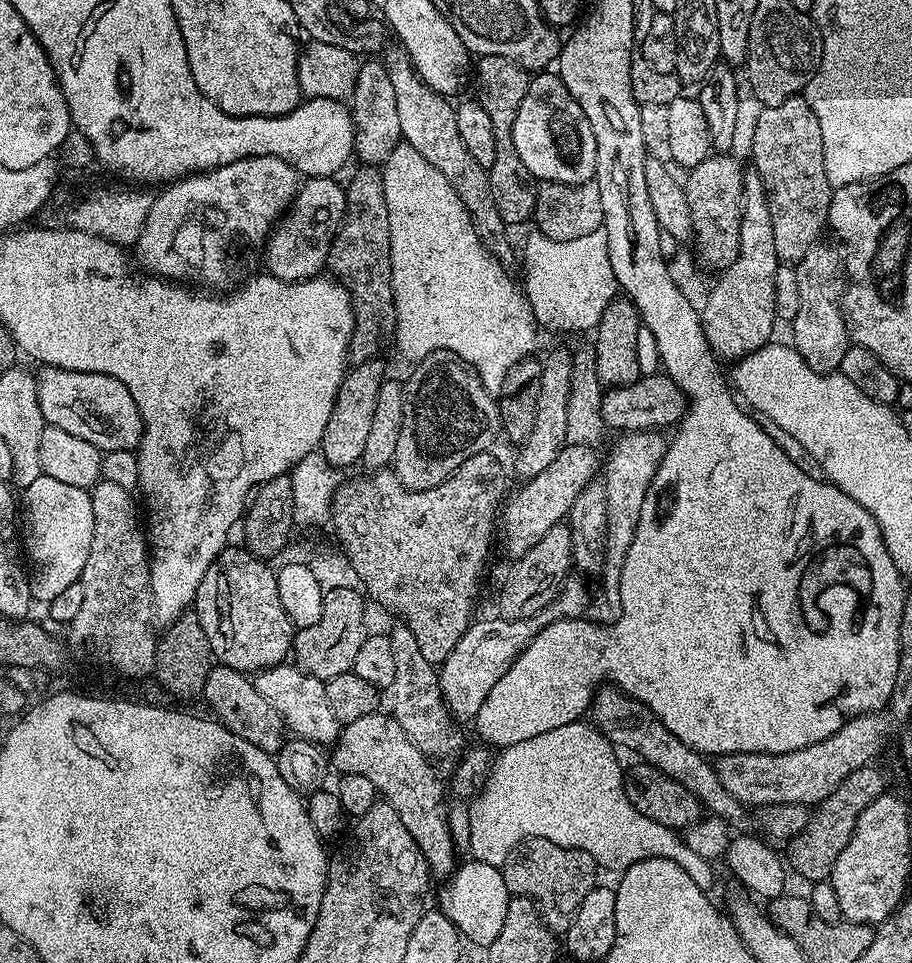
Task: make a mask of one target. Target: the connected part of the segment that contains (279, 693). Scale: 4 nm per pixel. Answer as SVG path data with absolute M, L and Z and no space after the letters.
M285 662L255 673L254 683L258 694L274 706L277 714L284 719L285 729L301 740L311 740L313 744L331 746L340 737L342 727L334 710L330 710L330 702L326 698L325 681L314 678L304 672L295 663Z

